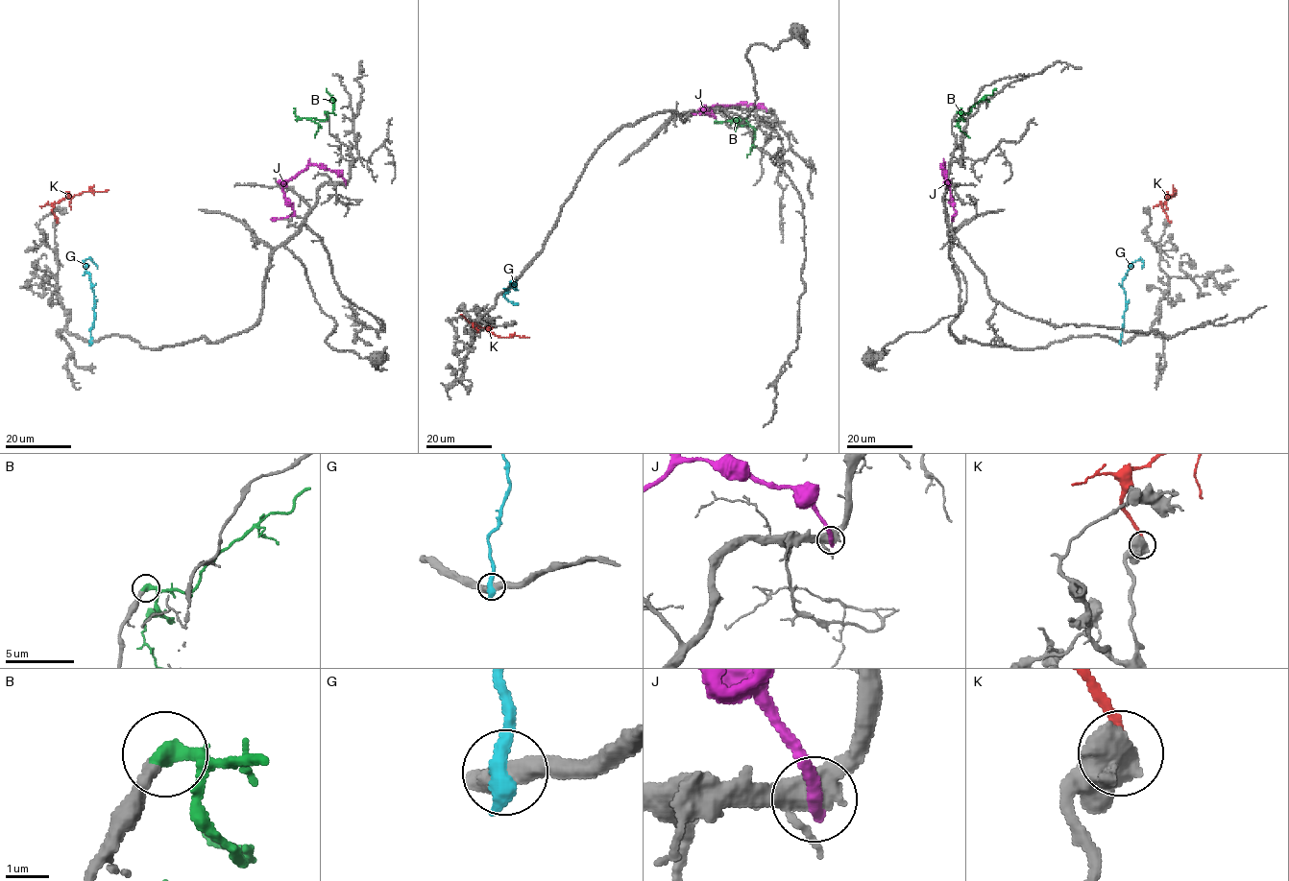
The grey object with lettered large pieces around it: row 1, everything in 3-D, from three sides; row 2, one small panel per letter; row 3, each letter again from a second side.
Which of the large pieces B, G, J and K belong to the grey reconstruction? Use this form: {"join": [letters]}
{"join": ["B"]}

